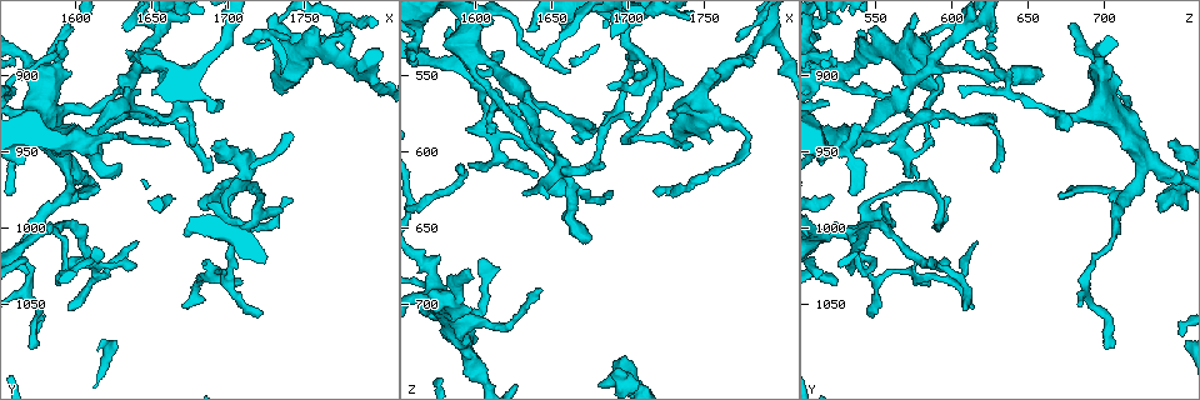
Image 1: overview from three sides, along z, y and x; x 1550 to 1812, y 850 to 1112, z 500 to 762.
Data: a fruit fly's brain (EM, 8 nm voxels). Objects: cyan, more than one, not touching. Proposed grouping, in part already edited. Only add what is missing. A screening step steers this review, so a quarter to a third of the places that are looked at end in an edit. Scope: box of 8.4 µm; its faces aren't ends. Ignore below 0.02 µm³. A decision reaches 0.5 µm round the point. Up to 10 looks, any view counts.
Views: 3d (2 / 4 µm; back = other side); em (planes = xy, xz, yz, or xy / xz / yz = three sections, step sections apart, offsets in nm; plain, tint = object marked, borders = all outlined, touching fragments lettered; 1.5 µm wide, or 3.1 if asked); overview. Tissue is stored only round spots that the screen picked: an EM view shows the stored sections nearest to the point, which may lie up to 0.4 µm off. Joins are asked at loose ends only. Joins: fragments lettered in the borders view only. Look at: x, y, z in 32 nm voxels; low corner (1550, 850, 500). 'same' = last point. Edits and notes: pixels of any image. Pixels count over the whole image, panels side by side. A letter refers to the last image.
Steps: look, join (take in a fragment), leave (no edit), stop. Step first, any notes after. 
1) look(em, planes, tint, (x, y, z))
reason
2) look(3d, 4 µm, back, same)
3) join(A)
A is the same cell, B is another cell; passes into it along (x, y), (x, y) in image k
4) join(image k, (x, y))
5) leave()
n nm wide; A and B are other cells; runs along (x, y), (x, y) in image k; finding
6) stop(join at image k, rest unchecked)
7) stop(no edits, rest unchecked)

look(3d, 2 µm, (1690, 918, 518))

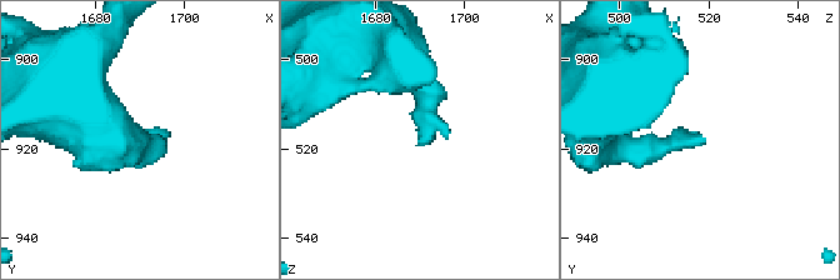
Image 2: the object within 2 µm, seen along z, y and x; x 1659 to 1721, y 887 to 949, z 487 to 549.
look(em, yz, step 4, borders, (1690, 917, 519))

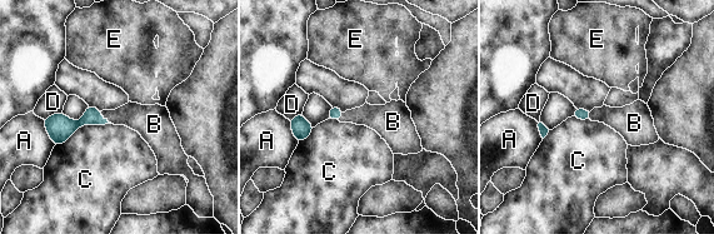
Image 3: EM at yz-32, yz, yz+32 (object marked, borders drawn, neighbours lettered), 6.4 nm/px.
join(B)
B is the same cell, A, C, D and E are other cells; passes into it along (66, 127), (104, 119), (143, 119) in image 3; it goes on there

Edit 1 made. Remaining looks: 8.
look(overview)

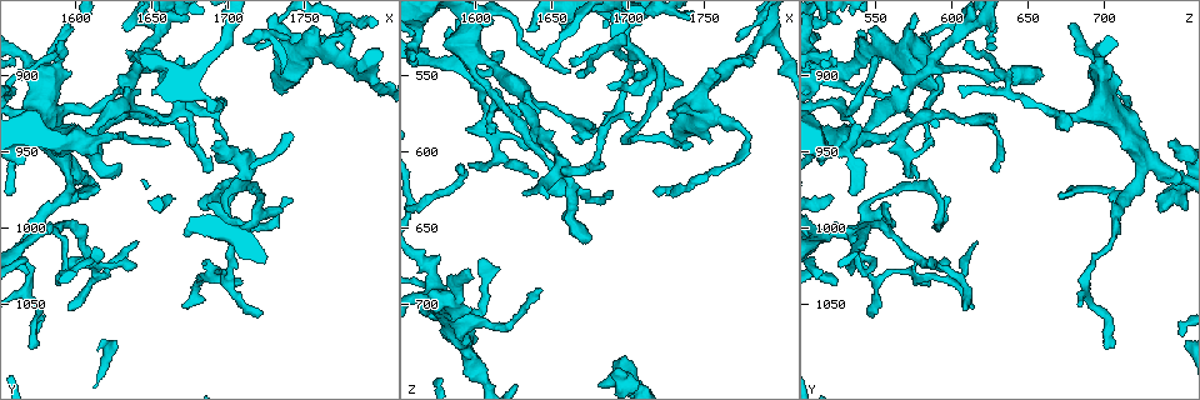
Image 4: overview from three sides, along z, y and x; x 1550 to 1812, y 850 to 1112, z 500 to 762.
look(3d, 2 µm, (1736, 910, 594))
branch stops here

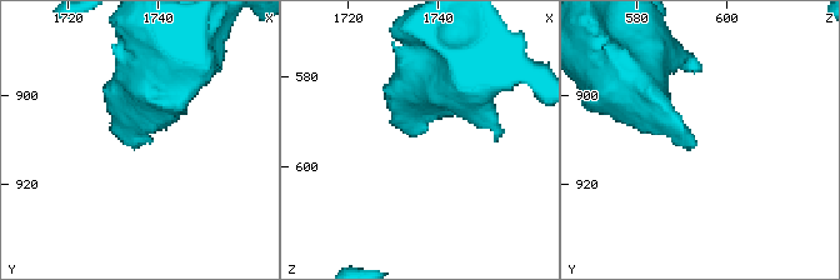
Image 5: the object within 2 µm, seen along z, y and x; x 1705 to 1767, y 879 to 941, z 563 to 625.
look(em, xz, step 4, tint, (1733, 910, 594))
now the EM

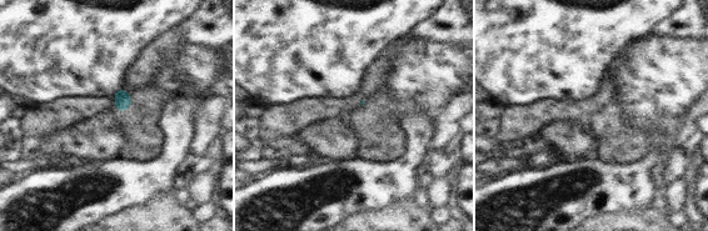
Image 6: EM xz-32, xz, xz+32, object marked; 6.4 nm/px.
look(em, planes, borders, same)
cut it another way

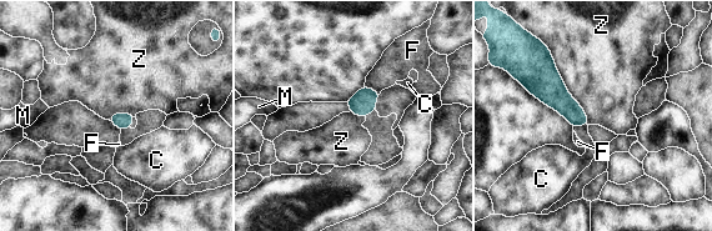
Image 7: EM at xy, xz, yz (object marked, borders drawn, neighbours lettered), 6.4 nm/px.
leave()
C, F, M and Z are other cells; border along (547, 46), (567, 93), (590, 124) in image 7; none of them fits

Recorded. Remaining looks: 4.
look(em, planes, borders, (1674, 1052, 616))
an open end

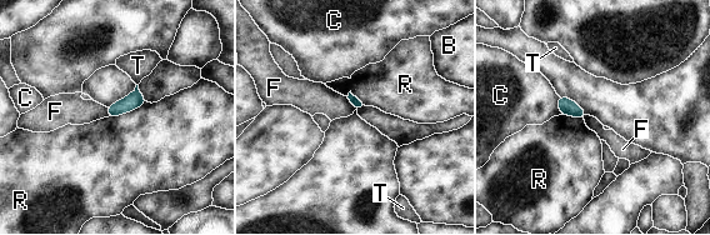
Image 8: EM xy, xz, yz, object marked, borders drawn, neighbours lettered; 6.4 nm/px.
leave()
R touches over 280 nm; B, C, F, R and T are other cells; none of them fits

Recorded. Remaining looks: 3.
look(3d, 4 µm, (1594, 1054, 608))
tapers out

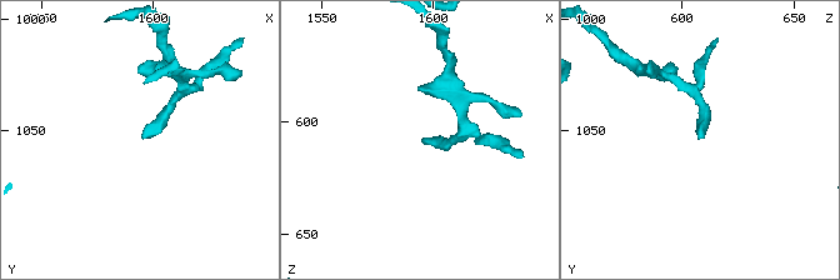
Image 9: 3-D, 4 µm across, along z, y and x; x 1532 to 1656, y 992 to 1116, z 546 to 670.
look(em, planes, borders, (1595, 1051, 608))

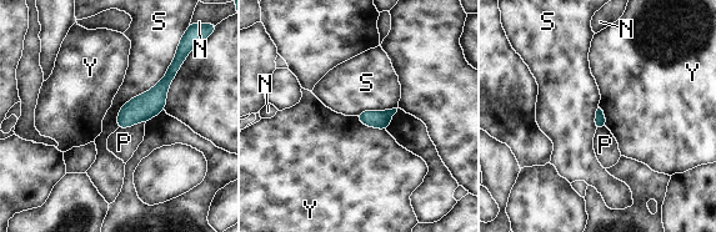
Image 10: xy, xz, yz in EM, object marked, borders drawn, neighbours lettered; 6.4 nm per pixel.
leave()
N, P, S and Y are other cells; runs along (175, 67), (164, 85), (120, 125) in image 10; none of them fits

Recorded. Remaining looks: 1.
stop(join at image 3, rest unchecked)

